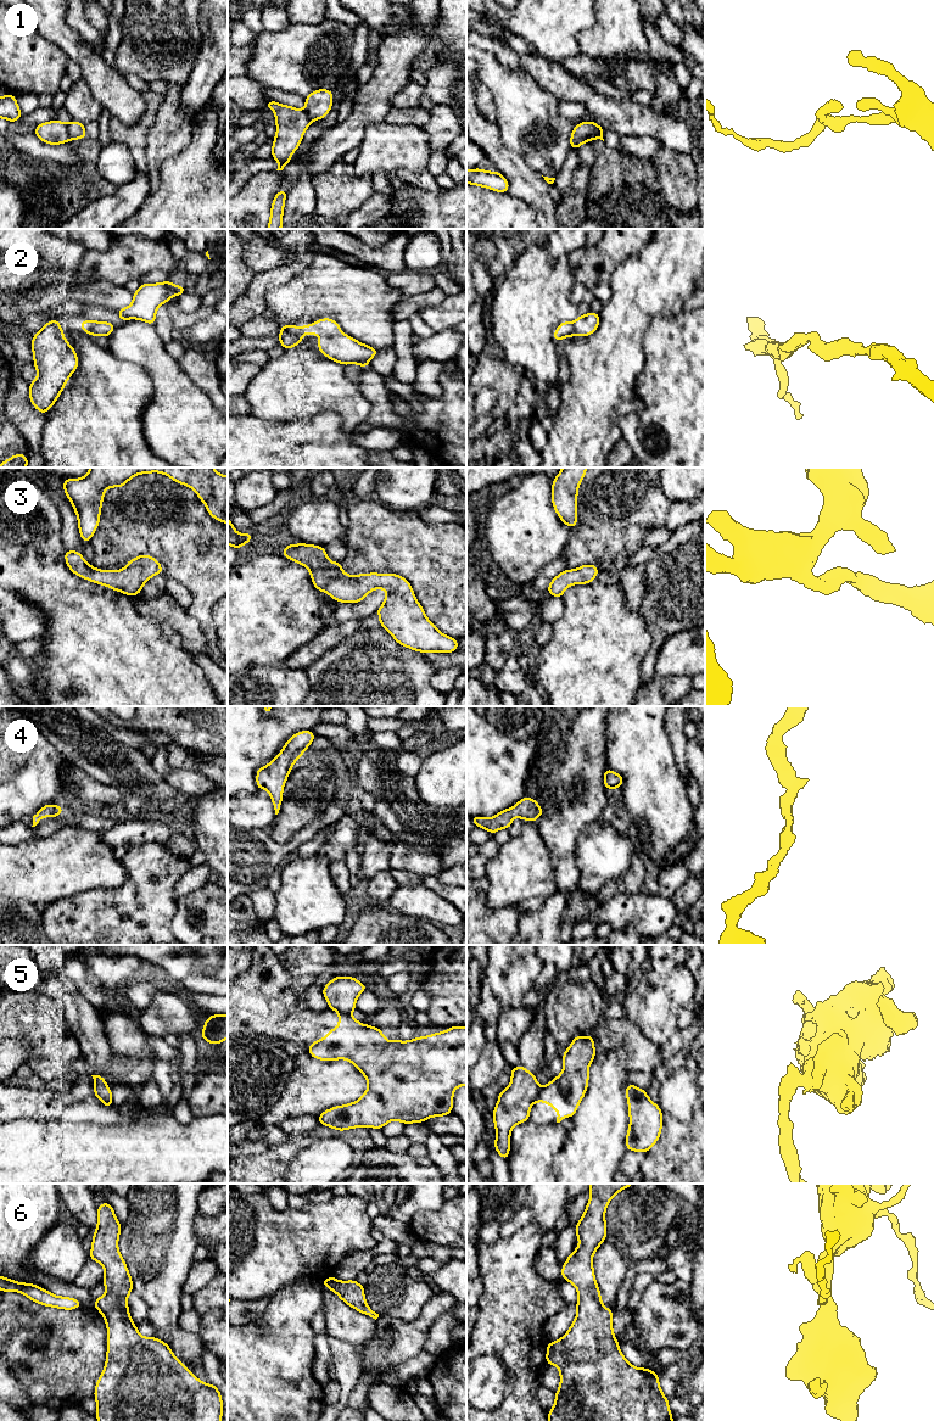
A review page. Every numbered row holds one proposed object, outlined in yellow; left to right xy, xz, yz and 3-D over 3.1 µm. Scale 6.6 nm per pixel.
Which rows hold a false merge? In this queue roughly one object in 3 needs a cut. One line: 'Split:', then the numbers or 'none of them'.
Split: 1, 5

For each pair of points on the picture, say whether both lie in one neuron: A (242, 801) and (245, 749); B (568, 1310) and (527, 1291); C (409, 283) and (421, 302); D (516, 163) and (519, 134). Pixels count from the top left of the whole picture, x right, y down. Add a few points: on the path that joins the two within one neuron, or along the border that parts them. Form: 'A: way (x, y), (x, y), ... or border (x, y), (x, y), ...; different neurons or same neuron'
A: border (256, 788), (251, 793), (240, 794); different neurons
B: border (565, 1305), (554, 1313), (542, 1327); different neurons
C: border (435, 286), (425, 292), (404, 298); different neurons
D: border (499, 132), (501, 140), (538, 173); different neurons

